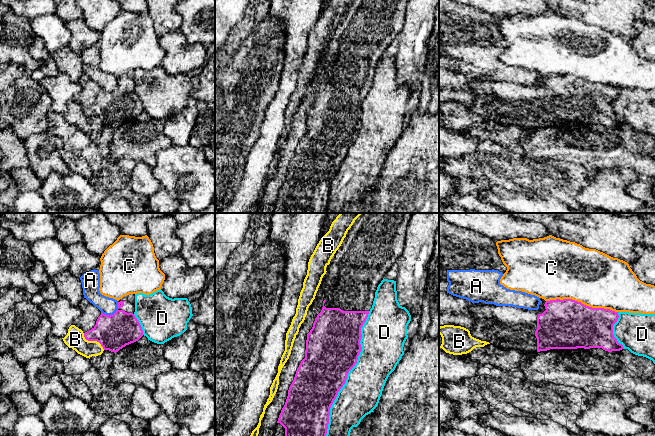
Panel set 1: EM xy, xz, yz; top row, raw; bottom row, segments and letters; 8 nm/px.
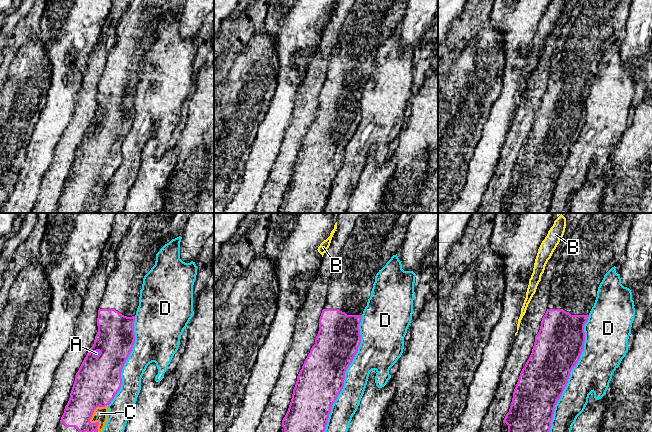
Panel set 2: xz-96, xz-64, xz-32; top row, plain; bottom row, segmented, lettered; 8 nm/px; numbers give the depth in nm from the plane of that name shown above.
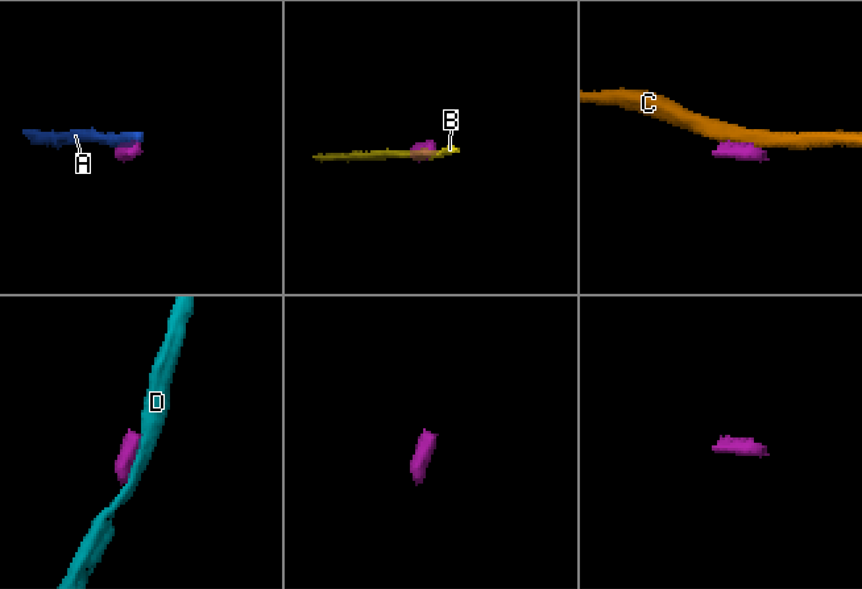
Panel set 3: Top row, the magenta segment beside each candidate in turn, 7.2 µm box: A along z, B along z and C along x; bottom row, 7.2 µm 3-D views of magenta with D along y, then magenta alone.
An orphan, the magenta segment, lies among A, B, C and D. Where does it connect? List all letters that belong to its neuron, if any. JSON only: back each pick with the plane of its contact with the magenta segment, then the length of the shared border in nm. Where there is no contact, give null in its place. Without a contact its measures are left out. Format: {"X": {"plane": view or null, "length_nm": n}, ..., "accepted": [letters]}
{"accepted": []}

